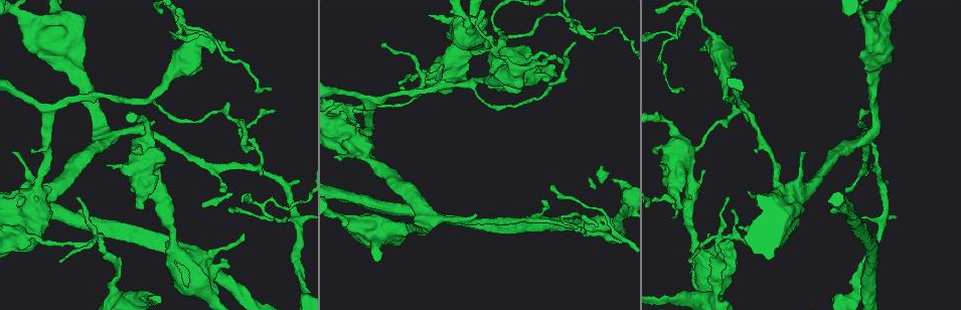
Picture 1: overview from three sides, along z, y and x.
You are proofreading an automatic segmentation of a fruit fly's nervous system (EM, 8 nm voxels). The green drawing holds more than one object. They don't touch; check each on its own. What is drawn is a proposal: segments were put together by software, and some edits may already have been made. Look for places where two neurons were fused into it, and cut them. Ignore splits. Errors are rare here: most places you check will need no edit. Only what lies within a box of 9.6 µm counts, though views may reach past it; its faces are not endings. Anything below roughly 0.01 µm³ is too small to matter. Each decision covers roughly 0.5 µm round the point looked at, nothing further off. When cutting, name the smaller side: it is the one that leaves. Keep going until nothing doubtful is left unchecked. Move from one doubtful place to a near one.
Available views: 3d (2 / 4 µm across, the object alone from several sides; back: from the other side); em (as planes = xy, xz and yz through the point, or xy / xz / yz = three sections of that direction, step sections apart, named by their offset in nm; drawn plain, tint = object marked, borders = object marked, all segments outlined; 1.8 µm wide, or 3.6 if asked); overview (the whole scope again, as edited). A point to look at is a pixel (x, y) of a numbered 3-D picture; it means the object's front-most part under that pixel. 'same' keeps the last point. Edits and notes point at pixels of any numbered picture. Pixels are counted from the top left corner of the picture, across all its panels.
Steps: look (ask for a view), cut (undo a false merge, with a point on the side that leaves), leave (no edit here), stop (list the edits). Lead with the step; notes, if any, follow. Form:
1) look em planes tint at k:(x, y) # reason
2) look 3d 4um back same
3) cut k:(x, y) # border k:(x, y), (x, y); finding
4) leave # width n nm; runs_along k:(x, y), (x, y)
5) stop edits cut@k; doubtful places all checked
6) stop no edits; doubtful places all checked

look 3d 2um at 1:(173, 254)

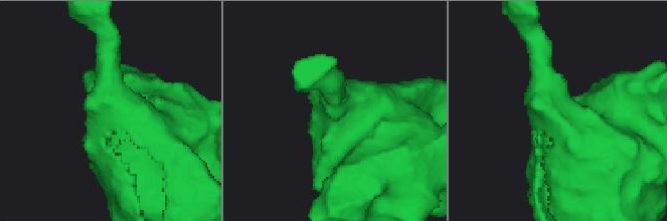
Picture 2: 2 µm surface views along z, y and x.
look em xz step 8 tint at 2:(334, 106) # arm_widths 220, 650 nm

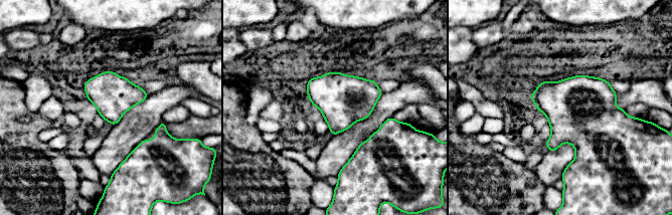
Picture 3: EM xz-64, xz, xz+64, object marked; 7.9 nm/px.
look em planes tint same

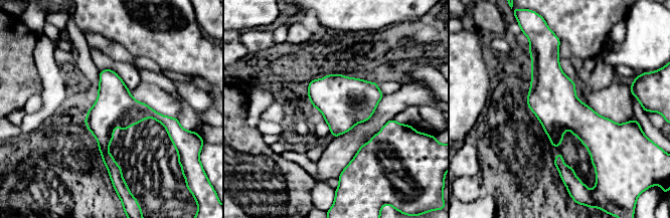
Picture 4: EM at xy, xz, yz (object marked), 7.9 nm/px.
leave # width 320 nm; all the same neuron

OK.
look em planes tint at 1:(424, 77)

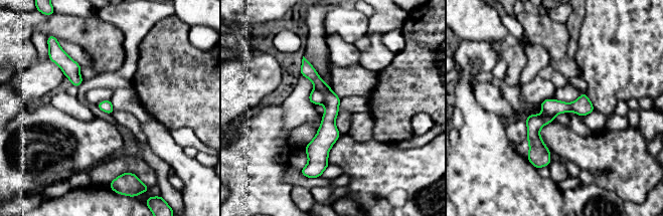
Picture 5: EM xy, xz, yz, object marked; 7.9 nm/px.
cut 5:(316, 96) # width 90 nm; border 5:(315, 87), (323, 94), (323, 103); a second neuron is stuck on

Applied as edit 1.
look overview # redraw

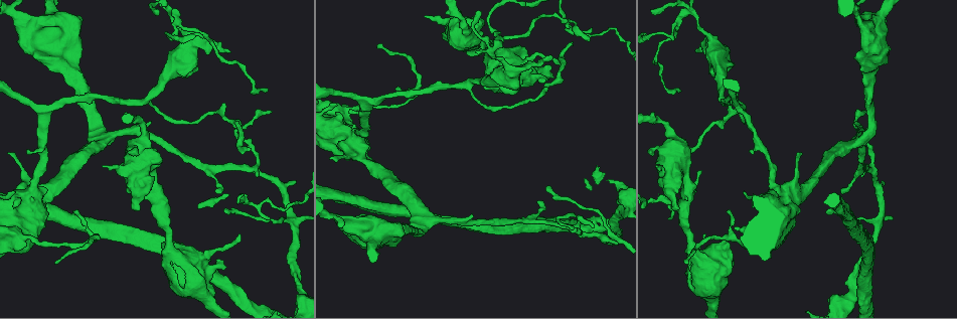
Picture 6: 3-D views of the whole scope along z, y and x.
look 3d 2um at 6:(176, 20) # calibre changes

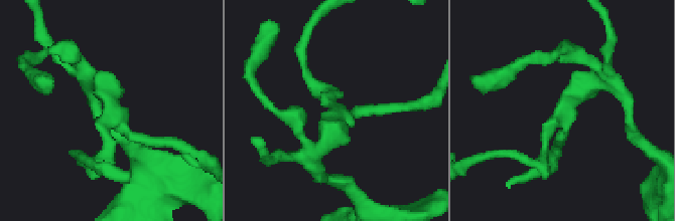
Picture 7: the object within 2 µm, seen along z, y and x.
look em planes tint at 7:(569, 104) # now the EM

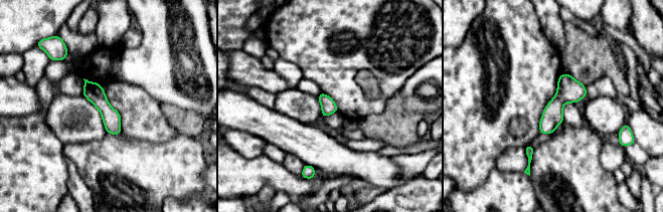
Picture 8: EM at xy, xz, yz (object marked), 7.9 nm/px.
leave # runs_along 8:(87, 83), (117, 132); continuous, no second neuron

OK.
stop edits cut@5; doubtful places all checked

